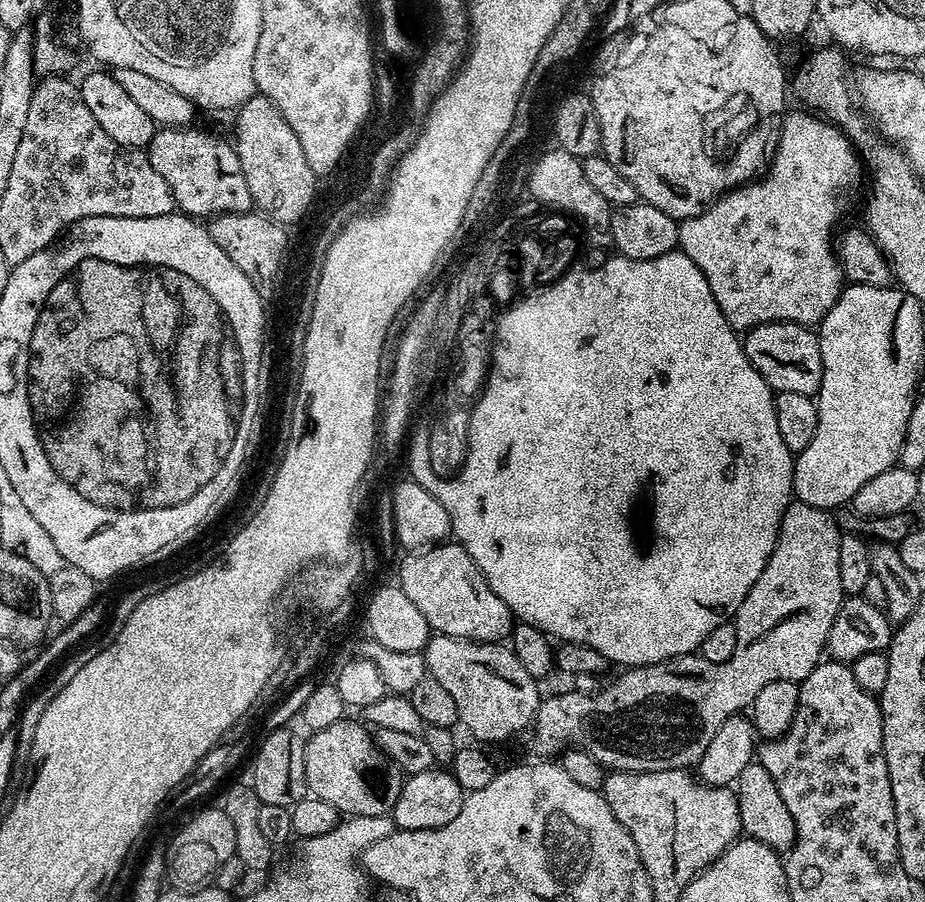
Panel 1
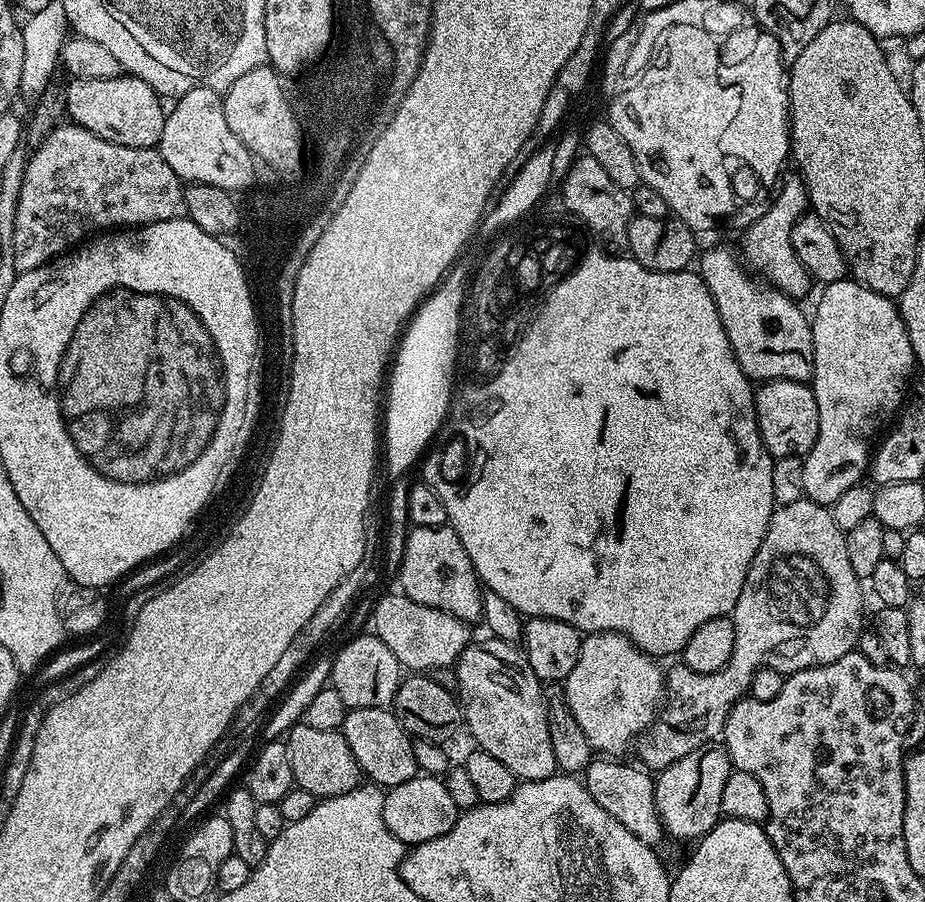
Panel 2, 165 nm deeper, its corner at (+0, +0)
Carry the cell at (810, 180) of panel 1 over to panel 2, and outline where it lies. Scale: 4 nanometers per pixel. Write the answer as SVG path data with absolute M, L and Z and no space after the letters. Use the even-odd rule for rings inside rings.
M799 178L785 179L781 183L774 202L753 224L747 225L744 232L743 261L753 273L759 274L771 287L777 288L784 295L801 298L808 292L808 287L814 284L808 271L798 262L798 254L794 254L792 245L792 227L799 216L805 215L808 204L808 194L804 190L804 182Z

